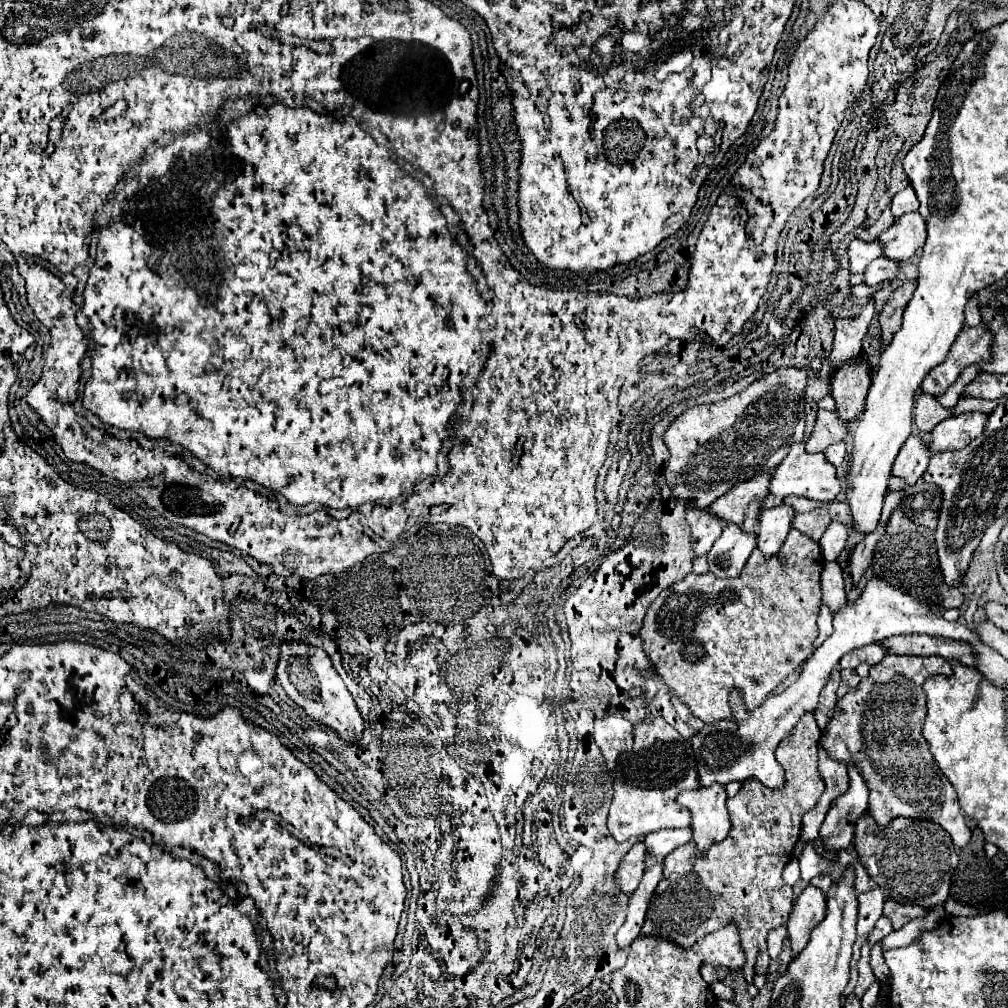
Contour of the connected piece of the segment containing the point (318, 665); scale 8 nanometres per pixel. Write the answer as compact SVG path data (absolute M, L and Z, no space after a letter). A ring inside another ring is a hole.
M283 640L279 646L277 680L281 682L287 696L295 700L295 704L299 704L313 720L333 728L343 740L351 742L363 732L363 720L353 702L353 696L345 688L341 676L333 668L329 654L323 652L323 648L295 640Z

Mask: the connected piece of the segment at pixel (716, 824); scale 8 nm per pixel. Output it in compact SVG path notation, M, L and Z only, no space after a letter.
M711 784L709 788L683 790L679 804L693 814L693 842L699 852L705 852L711 844L727 838L731 830L731 816L727 810L727 790L723 784Z

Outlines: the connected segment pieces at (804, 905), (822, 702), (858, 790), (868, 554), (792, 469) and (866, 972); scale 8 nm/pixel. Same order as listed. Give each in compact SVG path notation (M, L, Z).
M809 884L795 900L791 920L787 922L789 940L795 954L799 954L803 946L809 942L811 930L823 920L823 916L825 916L825 894L817 886Z
M839 670L831 674L831 680L827 684L827 688L823 688L821 692L821 698L819 698L819 706L815 710L815 720L817 720L817 726L821 728L821 734L823 730L827 728L827 720L831 720L833 712L835 712L835 702L837 702L837 688L841 684L841 678L839 678Z
M847 764L849 770L849 790L835 800L831 812L827 812L825 822L819 830L825 846L831 850L845 850L853 844L855 824L859 816L869 806L869 788L855 764Z
M881 526L881 528L877 528L875 532L867 534L863 542L857 544L857 548L855 548L853 556L851 556L851 574L853 574L853 582L859 582L859 578L863 576L863 572L865 572L867 566L871 564L871 558L873 558L873 554L875 554L875 546L877 546L879 538L883 536L883 532L885 532L885 528Z
M803 442L795 444L795 448L791 448L791 452L787 454L787 460L783 460L783 464L779 468L775 468L771 486L769 486L769 492L773 496L795 494L795 496L805 496L805 498L817 500L817 502L833 502L833 500L837 500L841 490L843 490L843 486L841 486L841 480L837 478L837 468L831 462L827 462L823 454L809 454L805 450Z
M863 946L861 948L861 960L859 960L859 982L855 986L855 996L857 998L863 998L863 994L867 992L867 988L877 980L871 966L869 966L869 952L871 952L871 946Z

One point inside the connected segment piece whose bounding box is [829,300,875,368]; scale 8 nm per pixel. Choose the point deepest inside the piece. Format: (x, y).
(849, 332)

